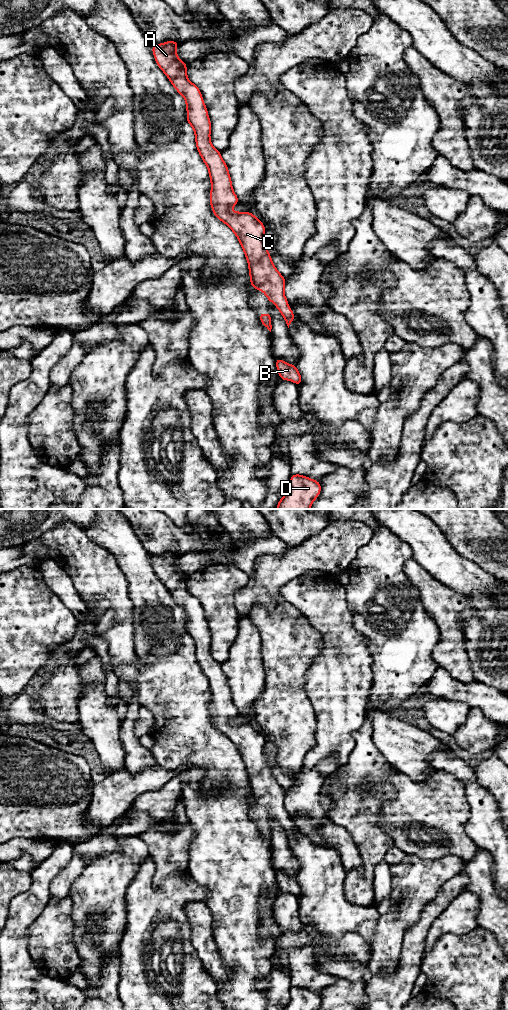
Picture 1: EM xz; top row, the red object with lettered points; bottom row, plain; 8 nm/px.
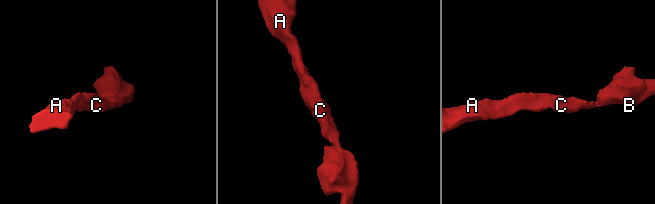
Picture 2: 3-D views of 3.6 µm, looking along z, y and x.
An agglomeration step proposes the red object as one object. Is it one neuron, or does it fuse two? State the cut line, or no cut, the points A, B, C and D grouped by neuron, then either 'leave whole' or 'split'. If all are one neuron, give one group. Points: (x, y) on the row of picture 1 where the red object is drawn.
no cut | A B C D | leave whole

